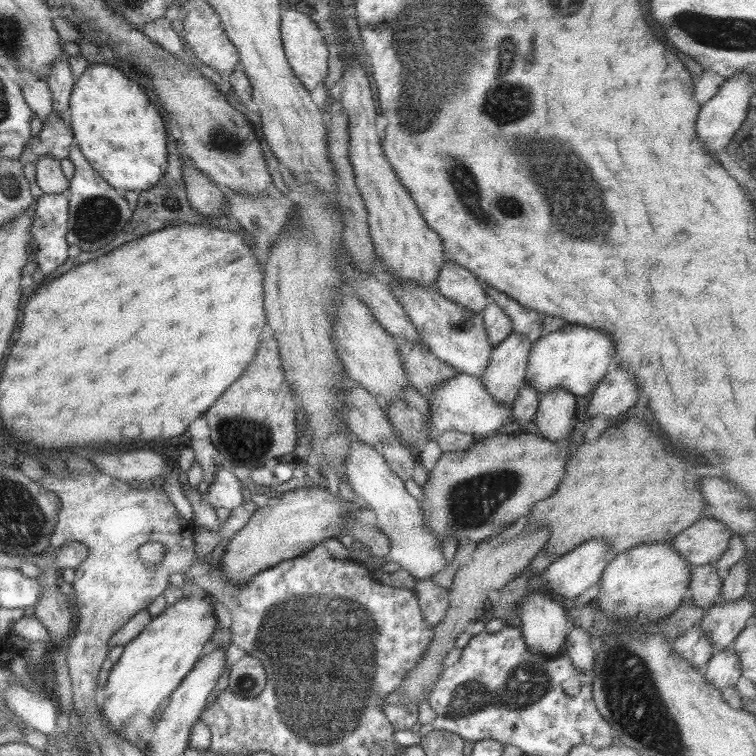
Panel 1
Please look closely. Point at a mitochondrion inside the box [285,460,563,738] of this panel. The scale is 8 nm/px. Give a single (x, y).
(530, 682)

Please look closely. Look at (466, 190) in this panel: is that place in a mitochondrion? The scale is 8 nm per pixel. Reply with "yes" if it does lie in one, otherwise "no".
yes

